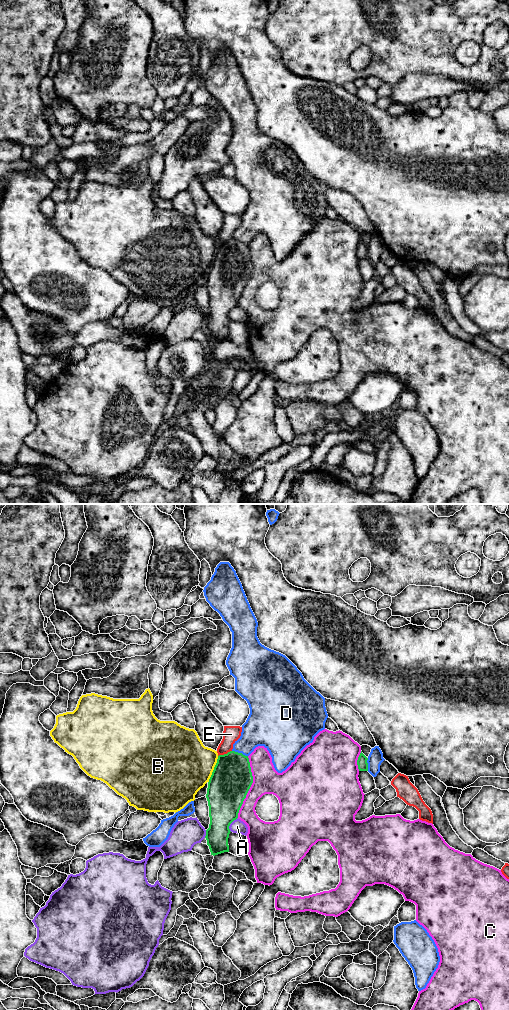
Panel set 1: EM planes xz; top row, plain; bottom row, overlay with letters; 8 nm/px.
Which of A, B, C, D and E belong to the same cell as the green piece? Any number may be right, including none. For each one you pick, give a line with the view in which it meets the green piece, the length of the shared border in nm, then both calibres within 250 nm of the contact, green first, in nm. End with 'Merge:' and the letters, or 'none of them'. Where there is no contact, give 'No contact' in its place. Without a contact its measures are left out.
Merge: none of them

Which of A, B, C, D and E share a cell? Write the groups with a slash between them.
A / B / C / D / E

